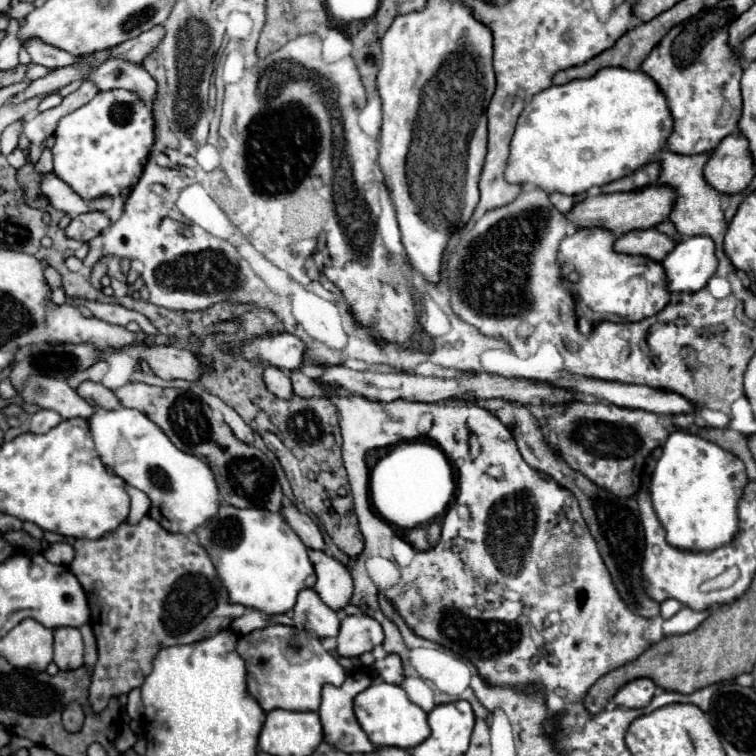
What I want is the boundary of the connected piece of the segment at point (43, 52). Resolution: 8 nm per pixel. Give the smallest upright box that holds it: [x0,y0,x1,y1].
[23,42,75,68]

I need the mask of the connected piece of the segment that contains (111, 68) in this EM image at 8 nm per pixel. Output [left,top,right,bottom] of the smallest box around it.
[87,58,155,108]

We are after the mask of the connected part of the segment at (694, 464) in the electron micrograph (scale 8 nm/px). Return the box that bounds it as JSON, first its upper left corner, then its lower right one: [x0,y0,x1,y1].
[653,430,749,552]

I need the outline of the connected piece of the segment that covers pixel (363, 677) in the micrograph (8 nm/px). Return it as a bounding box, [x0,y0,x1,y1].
[319,672,377,754]

